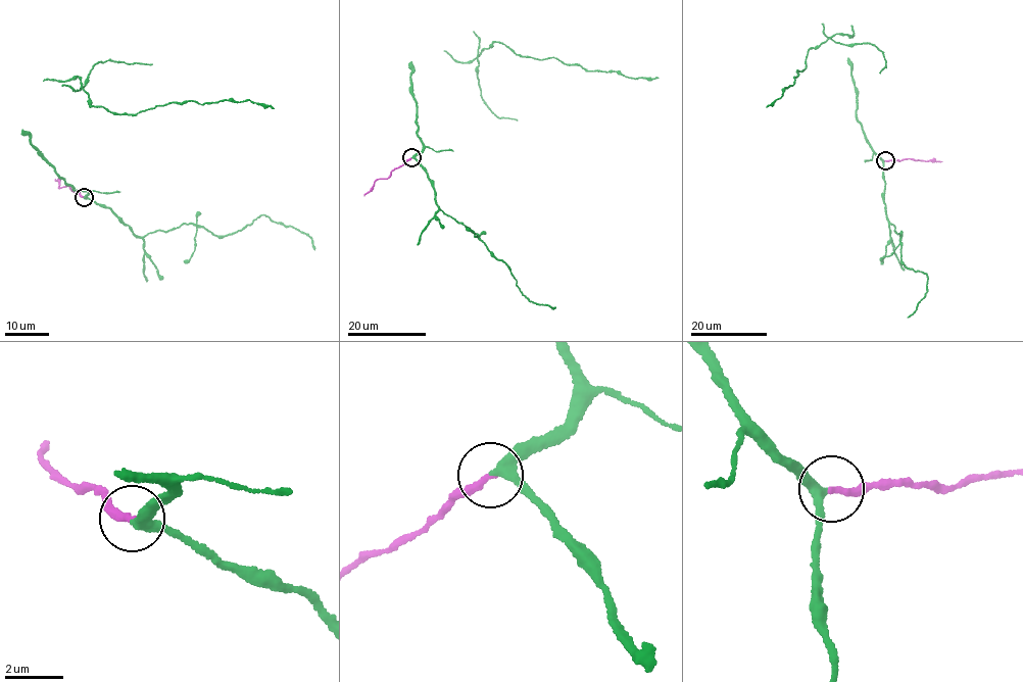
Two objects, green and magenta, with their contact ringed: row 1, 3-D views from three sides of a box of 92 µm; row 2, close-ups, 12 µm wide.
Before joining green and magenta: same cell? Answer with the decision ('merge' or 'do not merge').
merge

